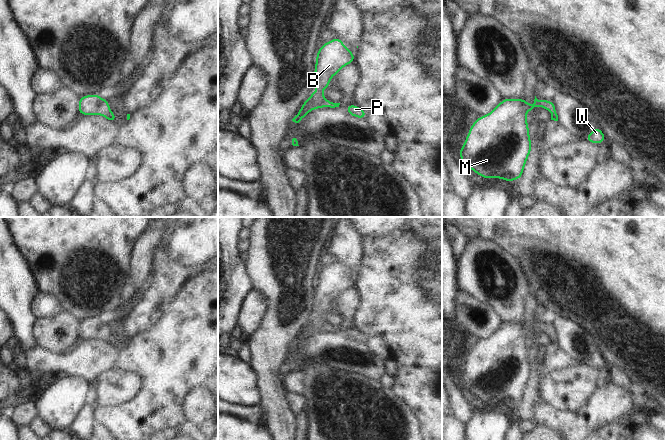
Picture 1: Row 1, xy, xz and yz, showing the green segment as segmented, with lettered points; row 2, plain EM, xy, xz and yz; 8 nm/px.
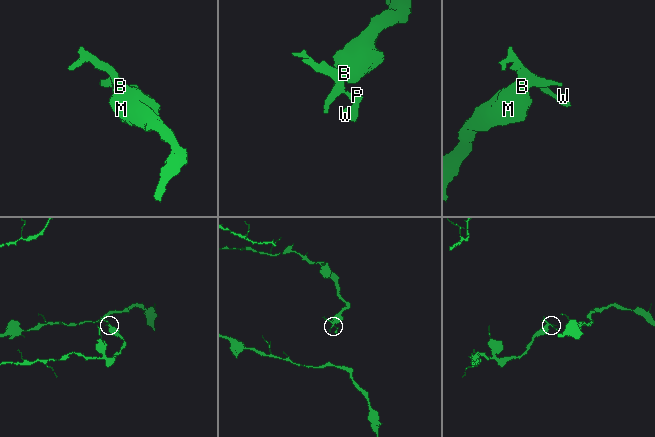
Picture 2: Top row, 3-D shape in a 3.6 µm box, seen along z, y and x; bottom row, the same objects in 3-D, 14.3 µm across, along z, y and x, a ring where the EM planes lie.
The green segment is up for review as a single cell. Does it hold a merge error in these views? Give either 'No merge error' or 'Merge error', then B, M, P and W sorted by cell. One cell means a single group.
No merge error. Groups: B M P W

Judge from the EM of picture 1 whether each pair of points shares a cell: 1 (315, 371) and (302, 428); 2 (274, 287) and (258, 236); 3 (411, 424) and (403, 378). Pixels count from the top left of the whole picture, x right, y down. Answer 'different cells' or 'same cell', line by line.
1: different cells
2: same cell
3: different cells

